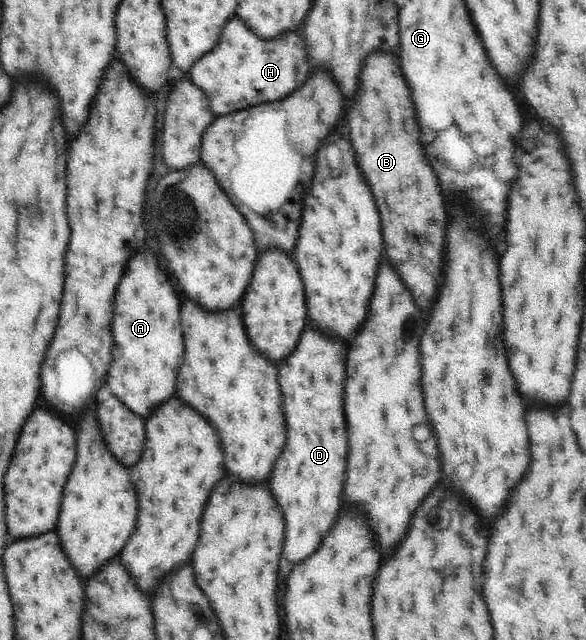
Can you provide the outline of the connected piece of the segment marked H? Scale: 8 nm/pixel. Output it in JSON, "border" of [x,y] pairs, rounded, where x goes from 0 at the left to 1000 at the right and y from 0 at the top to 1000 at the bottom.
{"border":[[[406,25],[382,41],[372,69],[343,88],[323,109],[323,122],[355,148],[367,181],[401,177],[447,159],[471,159],[505,144],[529,119],[526,81],[515,47],[447,63]]]}

